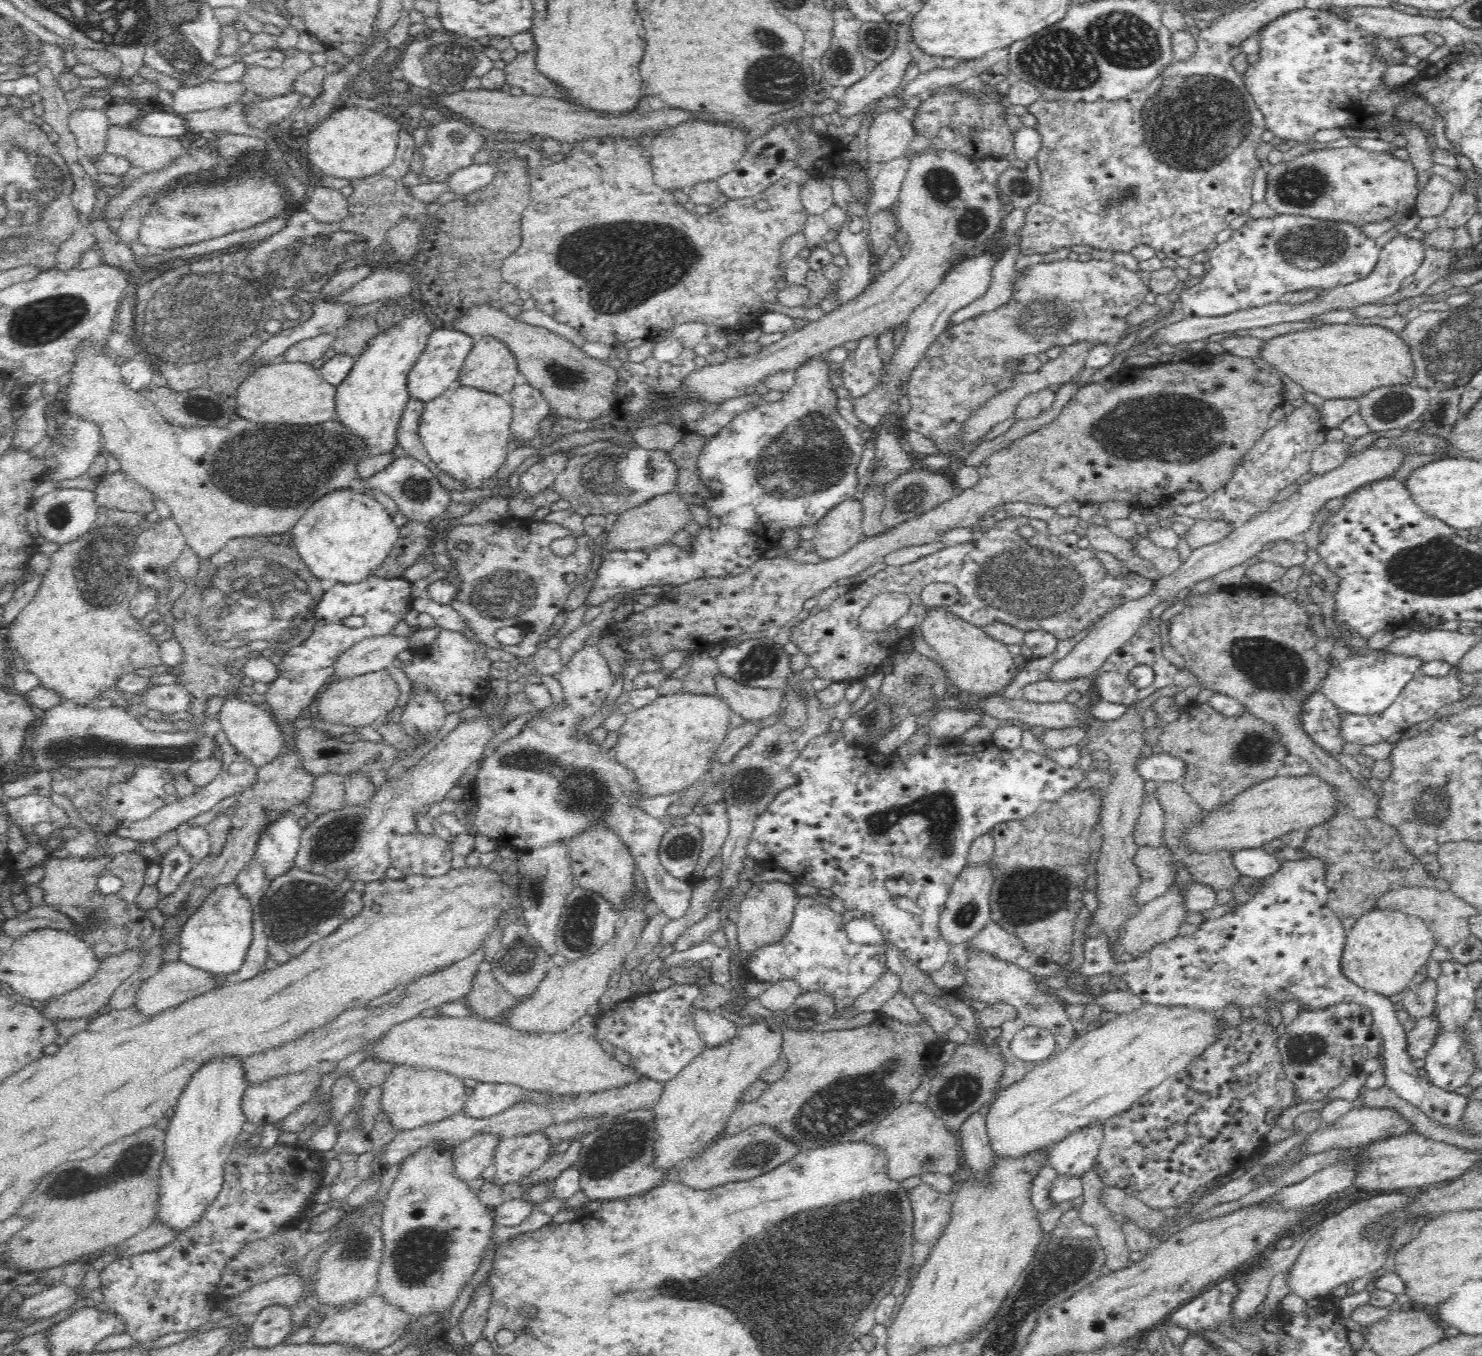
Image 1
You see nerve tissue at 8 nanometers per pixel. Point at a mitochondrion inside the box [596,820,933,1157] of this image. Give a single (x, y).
(866, 1101)

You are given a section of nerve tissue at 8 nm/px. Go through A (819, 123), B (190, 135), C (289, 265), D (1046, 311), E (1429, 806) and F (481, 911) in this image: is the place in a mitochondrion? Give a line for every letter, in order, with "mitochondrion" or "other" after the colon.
A: other
B: other
C: mitochondrion
D: mitochondrion
E: mitochondrion
F: other

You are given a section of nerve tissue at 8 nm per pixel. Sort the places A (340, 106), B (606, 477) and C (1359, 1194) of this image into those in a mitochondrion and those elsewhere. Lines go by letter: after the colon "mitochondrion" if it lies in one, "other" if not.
A: other
B: mitochondrion
C: other

